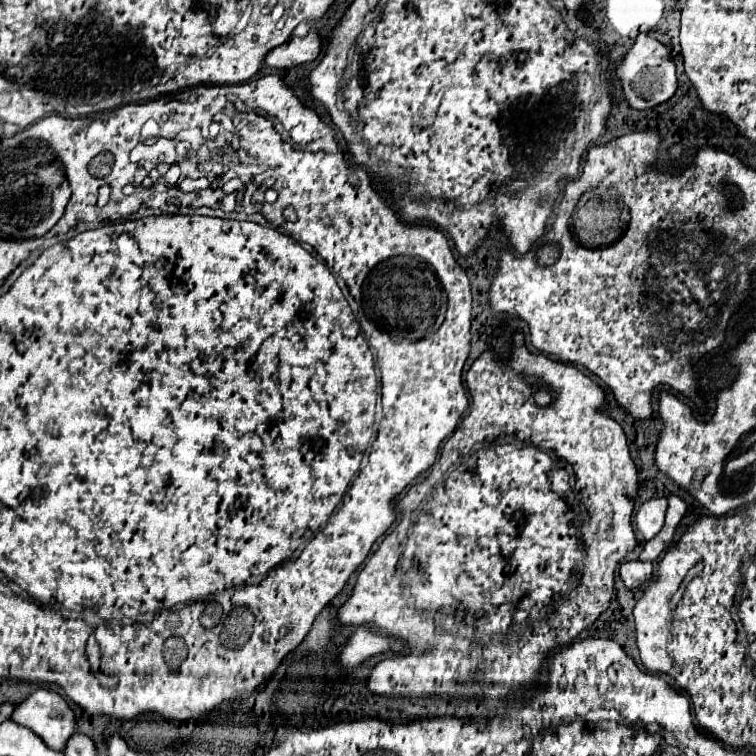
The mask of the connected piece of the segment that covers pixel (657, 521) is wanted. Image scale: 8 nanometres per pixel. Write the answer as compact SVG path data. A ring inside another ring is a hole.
M664 497L650 499L642 503L642 507L636 513L636 527L646 537L652 539L664 525L664 513L666 513L668 501Z

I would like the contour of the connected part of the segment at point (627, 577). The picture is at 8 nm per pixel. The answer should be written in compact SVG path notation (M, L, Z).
M650 561L622 563L620 577L628 589L638 589L652 579L652 563Z

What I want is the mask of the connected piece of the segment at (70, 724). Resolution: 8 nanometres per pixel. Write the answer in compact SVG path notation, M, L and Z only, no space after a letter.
M38 689L18 703L10 719L28 727L54 751L62 751L74 733L74 711L58 693L46 689Z

